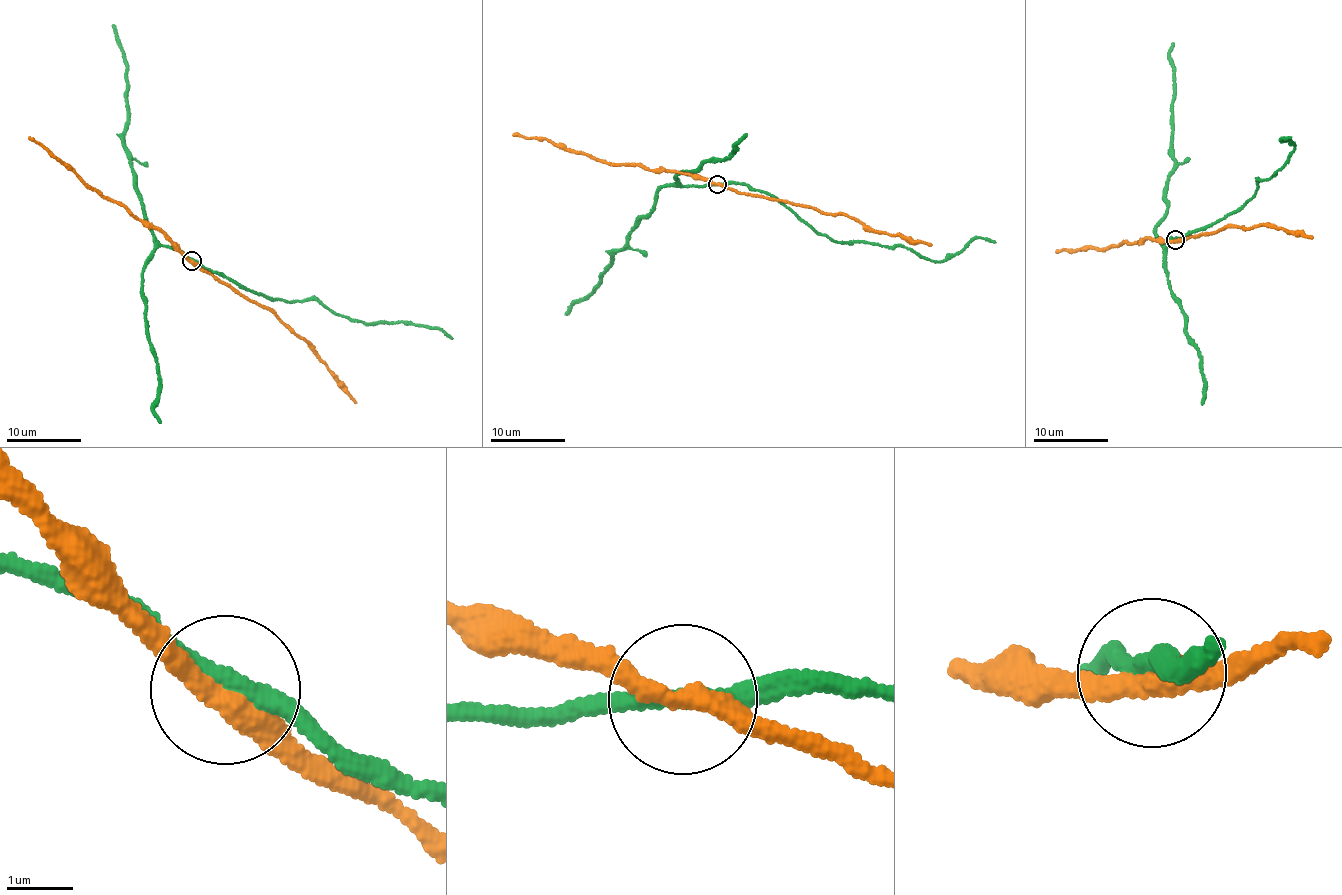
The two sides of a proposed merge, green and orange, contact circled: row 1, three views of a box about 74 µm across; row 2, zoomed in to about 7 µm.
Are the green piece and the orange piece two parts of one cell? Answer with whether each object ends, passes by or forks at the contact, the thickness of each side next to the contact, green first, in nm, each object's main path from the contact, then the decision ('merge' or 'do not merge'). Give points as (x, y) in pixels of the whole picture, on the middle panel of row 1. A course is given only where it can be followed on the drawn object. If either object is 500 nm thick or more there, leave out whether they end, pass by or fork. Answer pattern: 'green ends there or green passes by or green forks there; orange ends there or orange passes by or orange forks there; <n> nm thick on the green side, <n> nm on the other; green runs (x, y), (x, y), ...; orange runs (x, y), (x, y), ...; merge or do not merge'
green passes by; orange passes by; 260 nm thick on the green side, 320 nm on the other; green runs (716, 185), (742, 184), (768, 192), (830, 239), (907, 247), (929, 260), (945, 262), (976, 237), (995, 242); orange runs (716, 185), (752, 196), (846, 216), (876, 229), (931, 245); do not merge

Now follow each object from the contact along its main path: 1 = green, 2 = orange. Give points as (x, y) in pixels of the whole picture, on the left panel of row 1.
1: (191, 260), (269, 299), (315, 300), (334, 313), (364, 321), (422, 324), (445, 330), (452, 339)
2: (191, 260), (219, 281), (274, 310), (295, 335), (311, 342), (317, 356), (343, 382), (356, 403)

